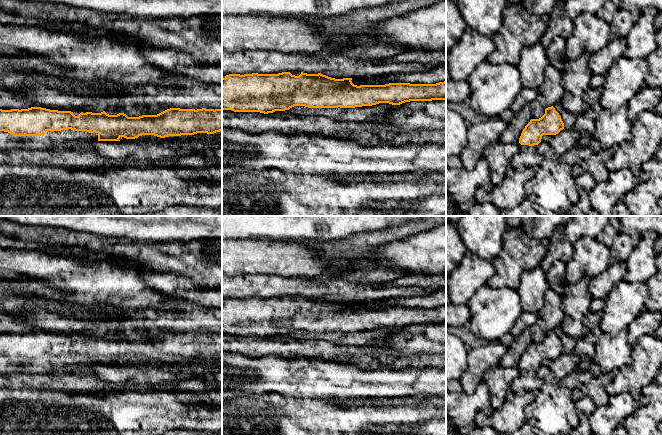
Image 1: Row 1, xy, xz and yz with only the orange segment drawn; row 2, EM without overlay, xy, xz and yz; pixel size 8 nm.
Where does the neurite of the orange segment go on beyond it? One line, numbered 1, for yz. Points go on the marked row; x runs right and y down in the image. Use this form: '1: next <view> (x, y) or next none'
1: next yz (527, 157)

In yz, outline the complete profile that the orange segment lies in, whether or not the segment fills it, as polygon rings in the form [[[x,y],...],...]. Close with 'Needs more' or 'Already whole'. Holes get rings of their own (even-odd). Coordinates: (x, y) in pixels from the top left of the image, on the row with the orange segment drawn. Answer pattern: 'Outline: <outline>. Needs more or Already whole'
Outline: [[[553,106],[545,109],[545,114],[539,119],[531,119],[523,129],[518,145],[520,151],[511,161],[511,166],[516,170],[525,168],[536,169],[543,158],[536,151],[543,135],[556,135],[564,129],[564,123],[559,113]]]. Needs more

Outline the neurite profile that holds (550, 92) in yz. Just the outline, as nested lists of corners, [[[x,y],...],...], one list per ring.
[[[549,64],[544,70],[544,82],[537,91],[537,101],[545,109],[561,102],[563,97],[562,72]]]

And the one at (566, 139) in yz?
[[[563,129],[556,135],[543,135],[541,141],[551,146],[557,157],[568,152],[580,138],[580,133],[574,129]]]

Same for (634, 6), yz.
[[[621,0],[620,8],[628,10],[631,13],[640,14],[646,8],[654,7],[662,11],[662,0]]]

